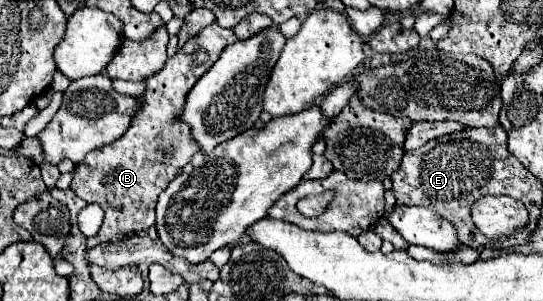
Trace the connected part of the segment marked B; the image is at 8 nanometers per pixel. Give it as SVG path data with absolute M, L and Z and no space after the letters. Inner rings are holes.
M216 22L206 26L166 62L160 74L154 74L146 80L148 90L144 96L140 96L142 106L132 118L132 126L126 130L126 134L116 142L94 150L76 166L70 188L76 196L84 198L86 202L98 202L104 210L102 226L96 236L87 238L87 249L100 242L120 238L122 234L148 230L154 226L158 194L166 190L180 168L191 162L194 154L200 150L188 126L184 126L176 116L184 108L186 94L192 90L192 86L220 58L222 50L234 42L238 42L238 38L232 28L222 28ZM164 146L172 150L172 158L164 158Z

